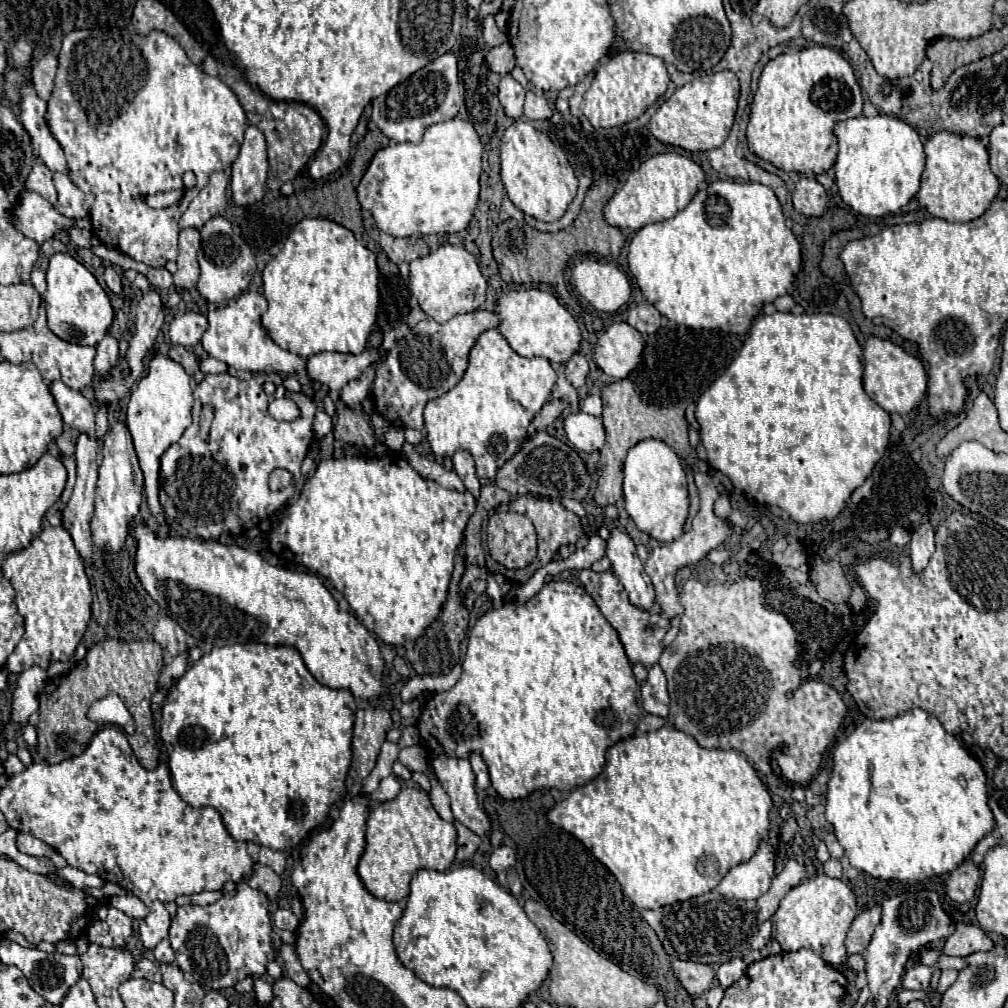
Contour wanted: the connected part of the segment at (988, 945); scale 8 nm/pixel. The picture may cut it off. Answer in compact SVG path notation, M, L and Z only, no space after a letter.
M959 921L955 925L953 935L947 937L943 953L945 955L957 955L957 957L965 957L969 953L975 951L989 951L993 949L993 941L973 923L967 921Z

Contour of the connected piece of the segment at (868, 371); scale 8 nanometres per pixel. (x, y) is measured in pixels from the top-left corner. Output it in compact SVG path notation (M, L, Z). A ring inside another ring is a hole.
M867 337L863 351L865 351L863 383L865 383L867 395L873 401L877 401L887 413L905 415L905 413L913 411L921 403L921 399L925 397L925 391L927 391L927 373L925 373L923 363L889 339Z

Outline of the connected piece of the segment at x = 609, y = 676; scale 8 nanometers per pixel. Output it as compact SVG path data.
M551 581L551 583L545 583L545 587L535 597L531 597L525 605L505 603L503 607L491 609L481 619L477 619L475 627L469 631L469 645L467 645L467 653L465 653L465 661L463 661L463 673L461 673L457 685L445 693L437 693L433 699L429 699L429 703L425 705L425 709L417 721L417 729L421 733L421 739L425 741L423 745L427 745L425 749L429 751L429 755L447 753L447 755L455 755L455 757L467 757L471 751L481 753L489 767L489 775L491 775L491 783L493 783L495 791L503 799L523 799L537 789L569 791L569 789L575 789L575 787L581 787L581 785L593 781L593 777L597 777L605 765L607 749L613 743L633 735L637 729L639 705L637 705L635 693L637 693L637 681L633 675L633 667L625 655L625 649L619 641L617 631L607 623L607 619L603 617L603 613L595 605L595 601L587 595L587 591L581 585L575 585L571 581Z

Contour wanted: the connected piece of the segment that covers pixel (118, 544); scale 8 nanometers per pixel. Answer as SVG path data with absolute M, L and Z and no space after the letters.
M117 423L103 439L103 463L99 467L95 491L95 515L91 519L91 541L101 551L119 553L125 545L129 523L139 513L143 497L143 473L137 463L131 433L125 423Z

